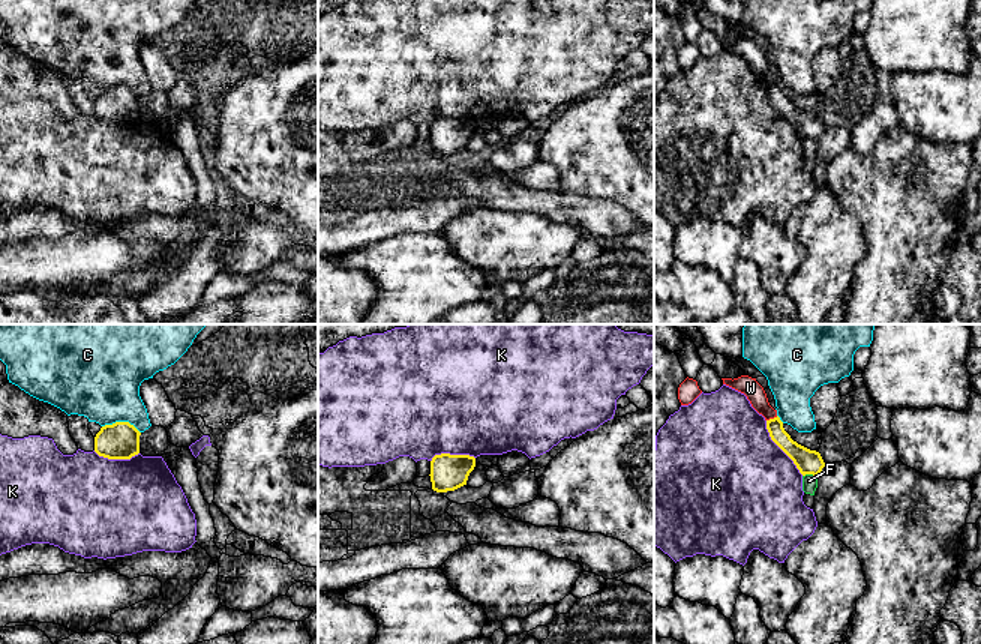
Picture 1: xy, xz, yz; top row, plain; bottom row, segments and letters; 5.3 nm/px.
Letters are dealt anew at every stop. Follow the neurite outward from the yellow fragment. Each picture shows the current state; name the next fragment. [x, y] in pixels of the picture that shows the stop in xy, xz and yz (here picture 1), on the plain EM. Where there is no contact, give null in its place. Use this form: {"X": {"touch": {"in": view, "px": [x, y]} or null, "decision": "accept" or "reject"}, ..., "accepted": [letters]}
{"C": {"touch": {"in": "xy", "px": [122, 86]}, "decision": "reject"}, "F": {"touch": {"in": "yz", "px": [809, 137]}, "decision": "reject"}, "K": {"touch": {"in": "yz", "px": [779, 110]}, "decision": "reject"}, "W": {"touch": {"in": "yz", "px": [771, 83]}, "decision": "reject"}, "accepted": []}

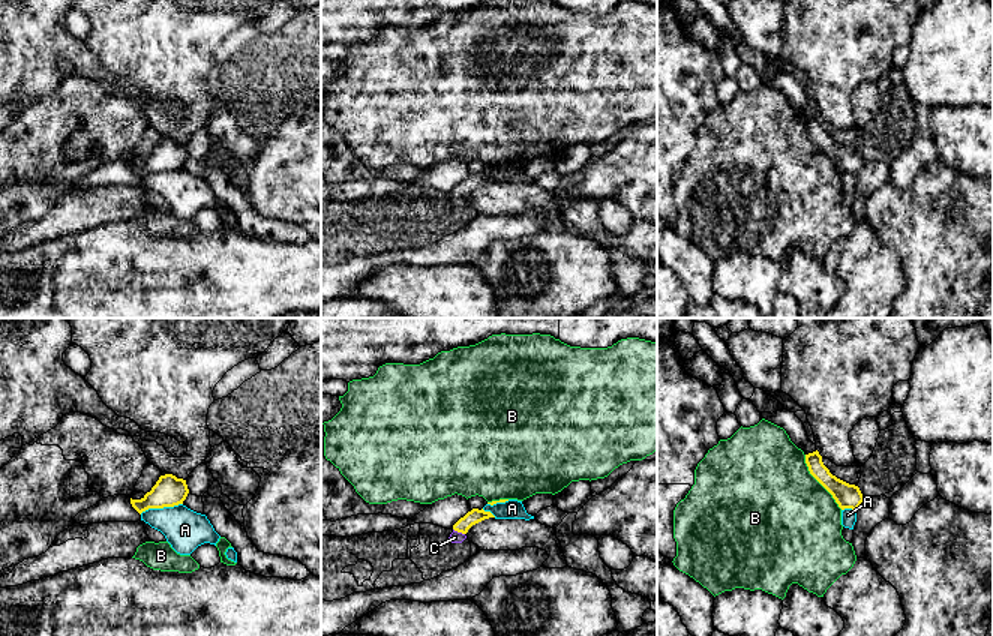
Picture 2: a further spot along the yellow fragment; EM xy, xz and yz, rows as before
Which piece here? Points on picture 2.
{"A": {"touch": {"in": "xy", "px": [161, 171]}, "decision": "reject"}, "B": {"touch": {"in": "yz", "px": [818, 144]}, "decision": "reject"}, "C": {"touch": {"in": "xz", "px": [459, 195]}, "decision": "accept"}, "accepted": ["C"]}

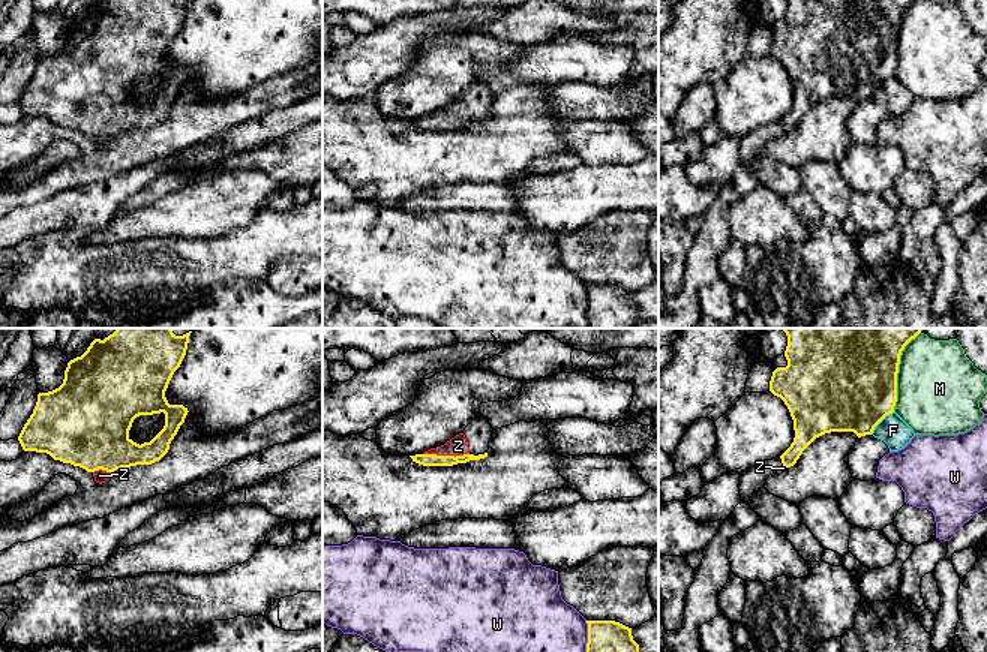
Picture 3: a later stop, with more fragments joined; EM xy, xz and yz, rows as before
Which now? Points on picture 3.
{"F": {"touch": {"in": "yz", "px": [881, 84]}, "decision": "reject"}, "M": {"touch": {"in": "yz", "px": [897, 36]}, "decision": "reject"}, "W": {"touch": {"in": "xz", "px": [588, 306]}, "decision": "reject"}, "Z": {"touch": {"in": "xz", "px": [446, 120]}, "decision": "accept"}, "accepted": ["Z"]}

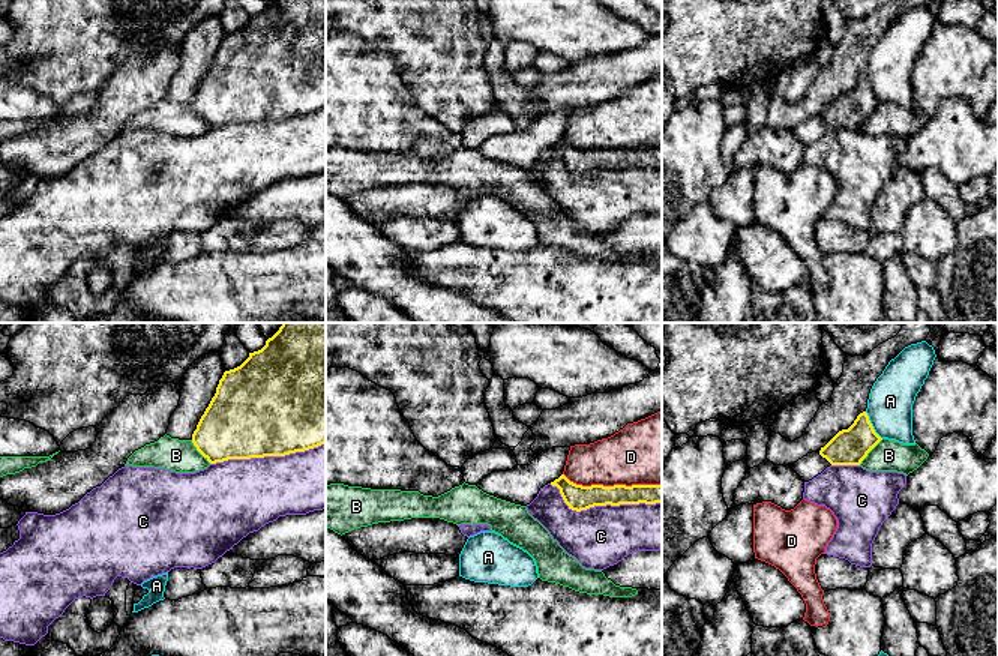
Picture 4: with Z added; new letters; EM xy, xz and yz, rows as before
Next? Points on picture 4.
{"A": {"touch": {"in": "yz", "px": [871, 89]}, "decision": "reject"}, "B": {"touch": {"in": "yz", "px": [869, 114]}, "decision": "reject"}, "C": {"touch": {"in": "xz", "px": [602, 168]}, "decision": "reject"}, "D": {"touch": {"in": "xz", "px": [614, 149]}, "decision": "reject"}, "accepted": []}

